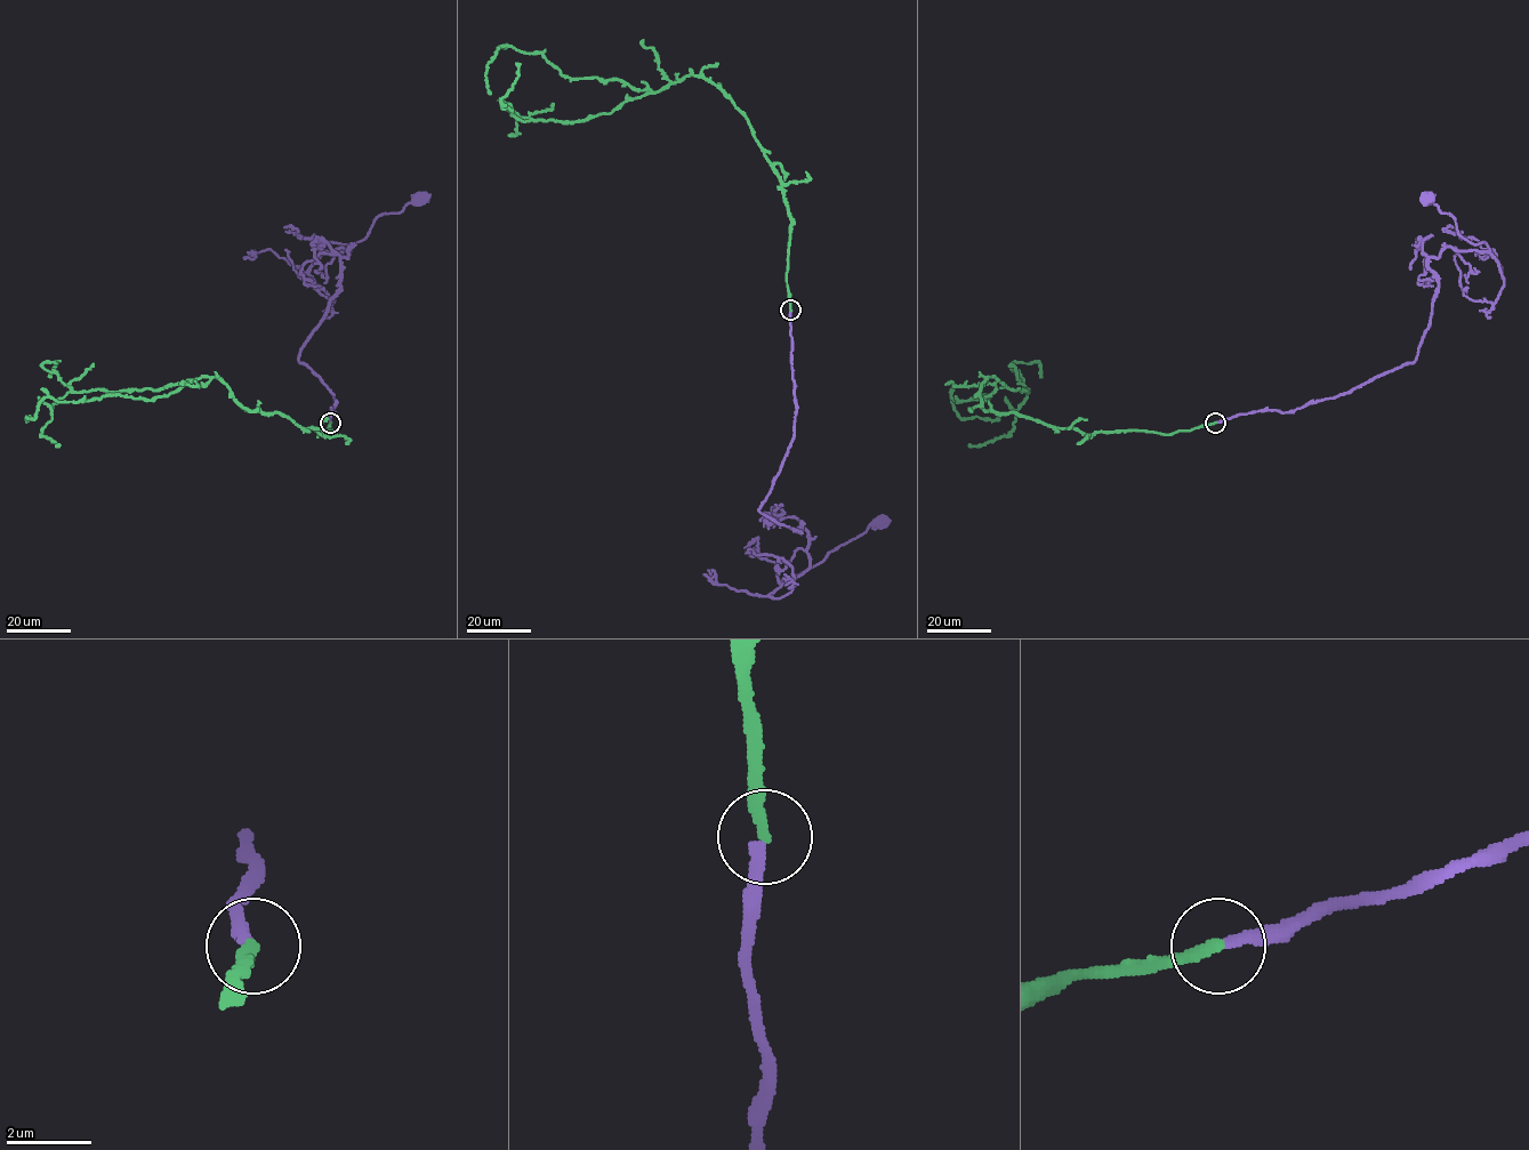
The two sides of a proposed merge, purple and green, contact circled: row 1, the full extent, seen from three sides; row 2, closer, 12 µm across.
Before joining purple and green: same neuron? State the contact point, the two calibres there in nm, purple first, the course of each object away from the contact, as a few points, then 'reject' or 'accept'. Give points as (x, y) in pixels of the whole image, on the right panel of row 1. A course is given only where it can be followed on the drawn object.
(1215, 423) | 240/220 nm | purple via (1216, 423), (1292, 411), (1415, 361), (1438, 287), (1427, 259), (1446, 247), (1489, 249), (1467, 241), (1426, 196) | green via (1215, 423), (1085, 434), (986, 411), (980, 385), (994, 377), (1025, 399), (1006, 435), (968, 445) | reject

